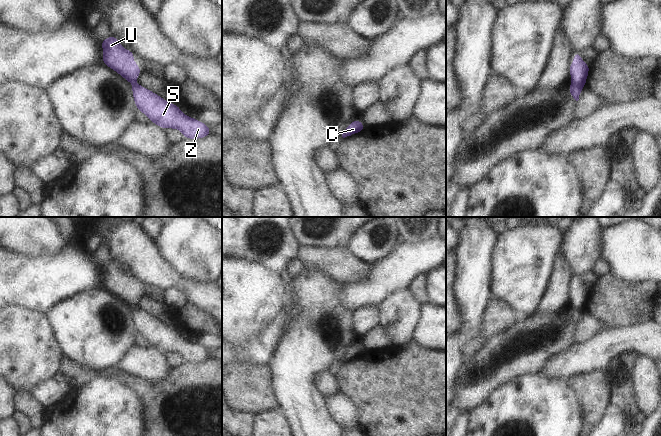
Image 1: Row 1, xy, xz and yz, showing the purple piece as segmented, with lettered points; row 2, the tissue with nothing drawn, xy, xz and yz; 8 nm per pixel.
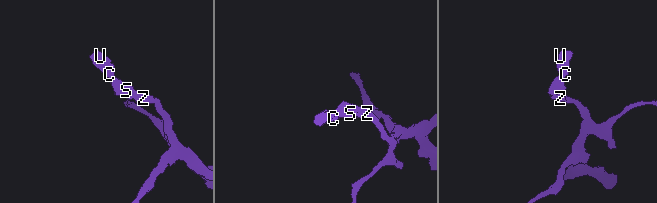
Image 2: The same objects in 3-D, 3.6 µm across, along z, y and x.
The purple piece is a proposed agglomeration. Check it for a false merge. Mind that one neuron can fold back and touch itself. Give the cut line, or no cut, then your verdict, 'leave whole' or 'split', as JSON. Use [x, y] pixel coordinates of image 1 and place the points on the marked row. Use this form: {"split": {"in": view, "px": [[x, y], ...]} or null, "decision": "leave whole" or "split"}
{"split": {"in": "yz", "px": [[572, 81], [581, 88]]}, "decision": "split"}

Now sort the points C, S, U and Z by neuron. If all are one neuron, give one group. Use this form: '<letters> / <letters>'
C U / S Z

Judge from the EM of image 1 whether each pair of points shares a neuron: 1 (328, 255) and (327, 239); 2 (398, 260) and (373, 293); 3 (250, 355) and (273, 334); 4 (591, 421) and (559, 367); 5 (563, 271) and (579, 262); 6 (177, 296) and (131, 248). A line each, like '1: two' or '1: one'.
1: two
2: one
3: one
4: two
5: two
6: two

